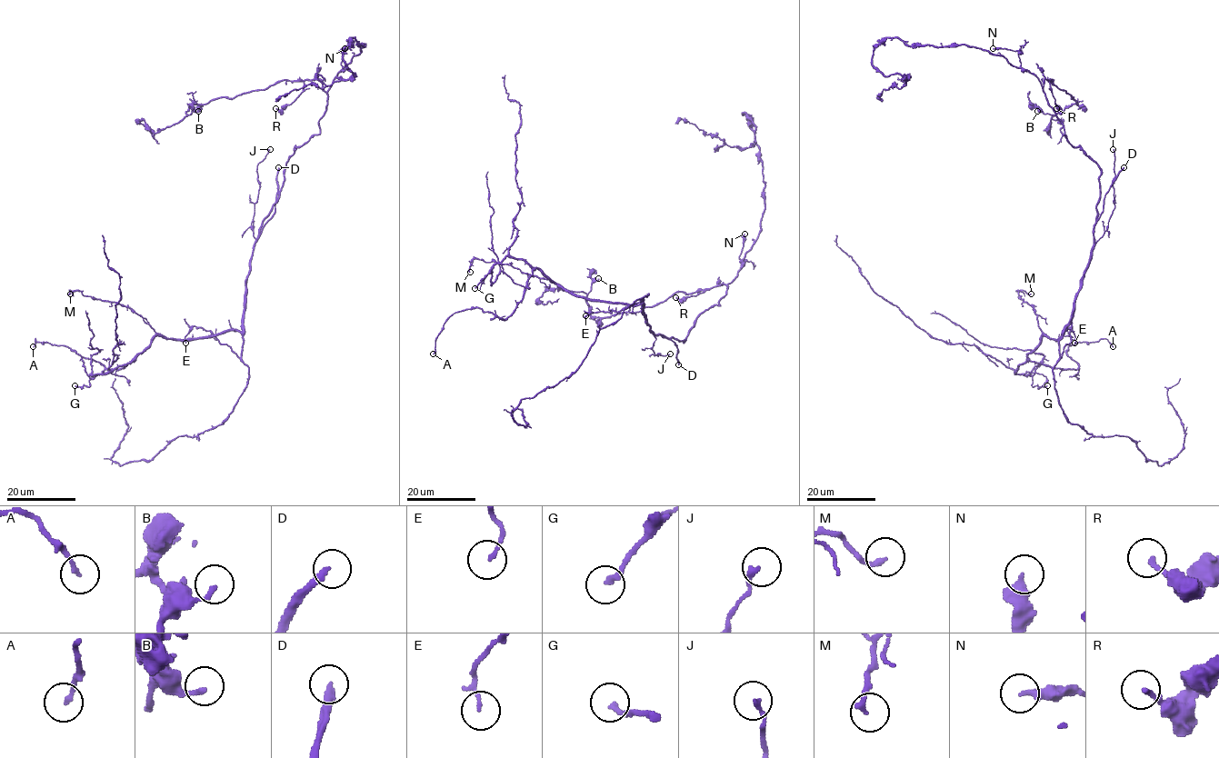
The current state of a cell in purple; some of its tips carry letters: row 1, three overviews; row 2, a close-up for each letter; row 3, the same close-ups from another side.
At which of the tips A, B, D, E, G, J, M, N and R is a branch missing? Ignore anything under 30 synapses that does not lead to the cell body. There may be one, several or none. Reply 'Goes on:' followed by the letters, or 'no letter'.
Goes on: D

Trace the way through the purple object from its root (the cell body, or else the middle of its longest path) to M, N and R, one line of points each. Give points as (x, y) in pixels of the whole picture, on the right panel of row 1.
M: (1095, 218), (1088, 268), (1074, 315), (1056, 340), (1039, 328), (1034, 308), (1020, 298), (1018, 290), (1031, 294)
N: (1095, 218), (1099, 166), (1064, 134), (1064, 124), (1048, 104), (1040, 81), (1020, 66), (1018, 50), (993, 48)
R: (1095, 218), (1100, 168), (1064, 134), (1064, 124), (1043, 89), (1045, 78), (1060, 109), (1056, 108)

